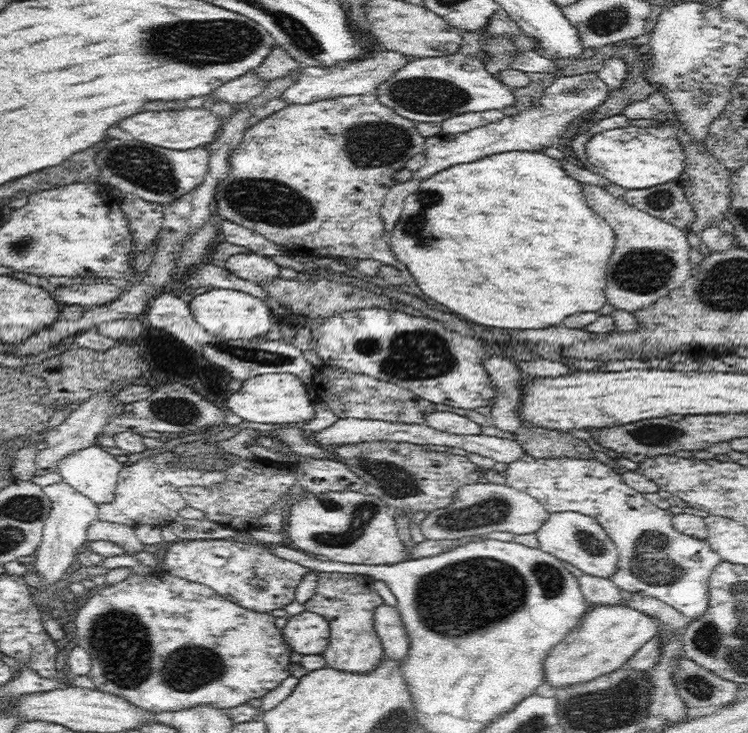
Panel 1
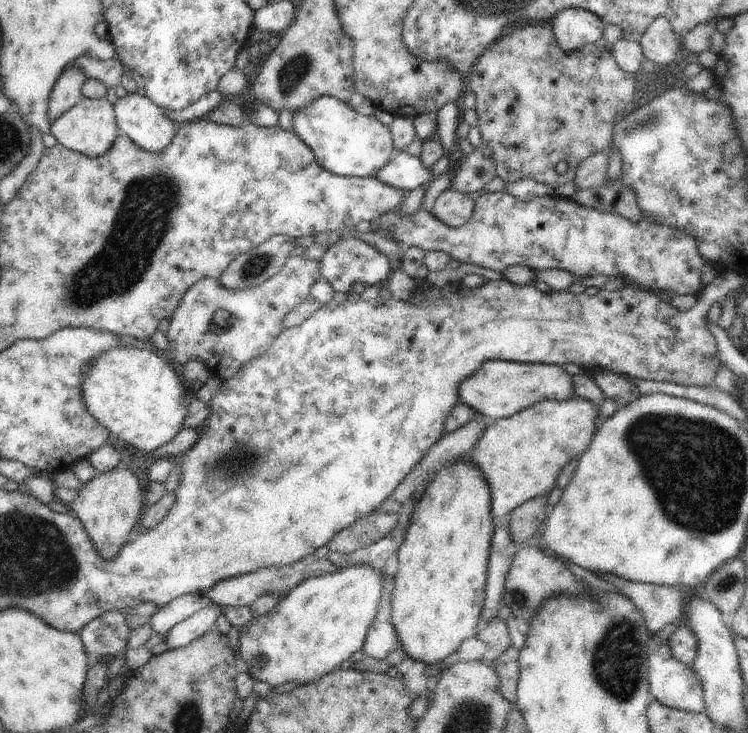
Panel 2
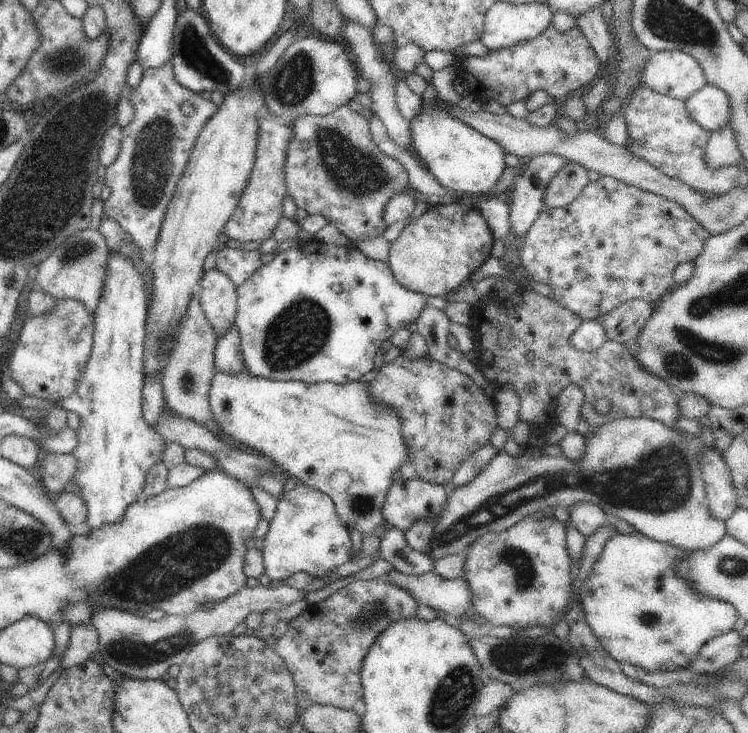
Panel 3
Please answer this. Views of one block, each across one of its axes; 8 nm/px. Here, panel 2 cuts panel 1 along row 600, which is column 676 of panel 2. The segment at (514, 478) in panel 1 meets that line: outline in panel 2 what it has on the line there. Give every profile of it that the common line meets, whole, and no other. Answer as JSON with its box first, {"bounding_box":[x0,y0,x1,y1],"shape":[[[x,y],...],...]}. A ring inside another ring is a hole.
{"bounding_box":[649,638,705,713],"shape":[[[651,638],[651,642],[649,643],[649,696],[651,699],[659,700],[666,706],[681,711],[700,713],[705,707],[700,679],[689,665],[683,665],[675,658],[672,658],[669,649],[669,640],[666,642],[668,642],[666,646],[658,646],[654,642],[654,639]]]}

